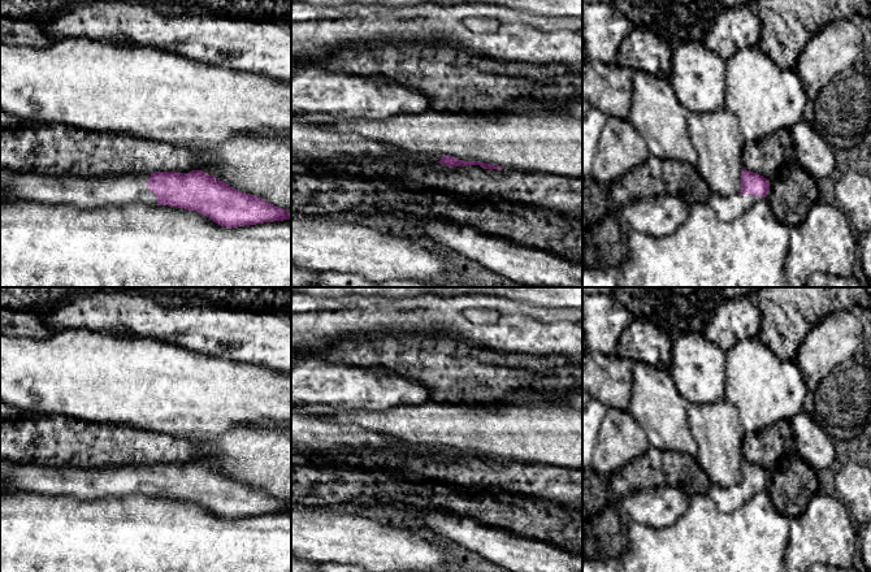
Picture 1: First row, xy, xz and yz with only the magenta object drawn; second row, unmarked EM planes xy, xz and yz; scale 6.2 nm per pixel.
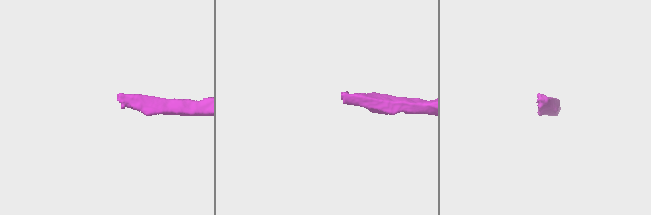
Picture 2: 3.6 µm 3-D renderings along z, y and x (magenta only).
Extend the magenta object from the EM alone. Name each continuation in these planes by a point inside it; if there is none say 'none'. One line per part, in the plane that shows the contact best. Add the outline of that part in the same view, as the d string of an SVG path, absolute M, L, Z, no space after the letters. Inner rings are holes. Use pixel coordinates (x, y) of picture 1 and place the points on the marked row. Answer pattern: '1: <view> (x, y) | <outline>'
1: xy (112, 190) | M0 170L0 202L30 200L81 208L157 205L157 196L147 188L150 178L151 173L74 177Z

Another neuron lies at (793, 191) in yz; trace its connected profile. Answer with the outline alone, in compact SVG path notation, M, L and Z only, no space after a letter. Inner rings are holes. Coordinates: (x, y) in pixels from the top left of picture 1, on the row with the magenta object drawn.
M792 159L781 165L770 181L770 192L766 199L781 224L798 225L810 208L819 202L818 179Z

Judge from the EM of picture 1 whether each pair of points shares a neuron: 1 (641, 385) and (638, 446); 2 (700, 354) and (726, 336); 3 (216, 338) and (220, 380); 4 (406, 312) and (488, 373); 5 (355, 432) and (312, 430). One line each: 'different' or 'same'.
1: different
2: different
3: different
4: different
5: same

